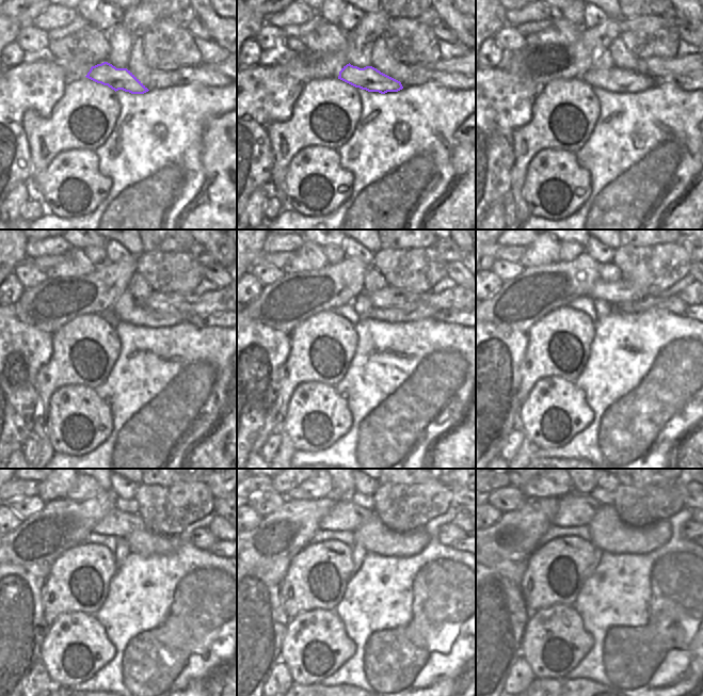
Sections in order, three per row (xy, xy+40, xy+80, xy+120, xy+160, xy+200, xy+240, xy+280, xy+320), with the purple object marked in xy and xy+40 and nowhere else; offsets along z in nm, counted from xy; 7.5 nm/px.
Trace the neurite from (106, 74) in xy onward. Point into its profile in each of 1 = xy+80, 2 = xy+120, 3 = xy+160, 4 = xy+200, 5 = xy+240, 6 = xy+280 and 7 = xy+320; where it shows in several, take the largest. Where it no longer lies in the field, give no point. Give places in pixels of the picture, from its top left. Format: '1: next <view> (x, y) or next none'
1: next xy+80 (613, 79)
2: next xy+120 (140, 316)
3: next xy+160 (416, 311)
4: next xy+200 (673, 304)
5: next xy+240 (202, 538)
6: next xy+280 (448, 534)
7: next xy+320 (692, 530)

